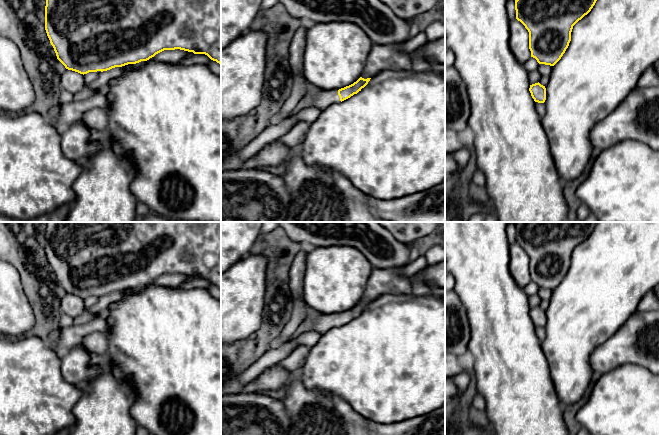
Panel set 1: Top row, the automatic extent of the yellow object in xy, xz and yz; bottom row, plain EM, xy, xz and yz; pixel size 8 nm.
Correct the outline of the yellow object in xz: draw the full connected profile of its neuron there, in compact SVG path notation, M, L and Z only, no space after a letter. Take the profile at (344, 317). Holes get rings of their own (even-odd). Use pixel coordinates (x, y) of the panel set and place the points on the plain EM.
M360 301L353 308L341 312L339 314L332 314L332 315L319 314L314 319L314 325L312 327L312 330L323 334L331 328L335 328L339 325L342 326L350 322L354 318L357 318L359 315L361 315L361 313L368 308L370 303L371 302L364 303Z

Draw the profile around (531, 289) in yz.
M530 281L527 286L524 288L525 293L528 296L532 296L535 294L538 294L539 292L539 287L537 286L537 284L533 281Z

